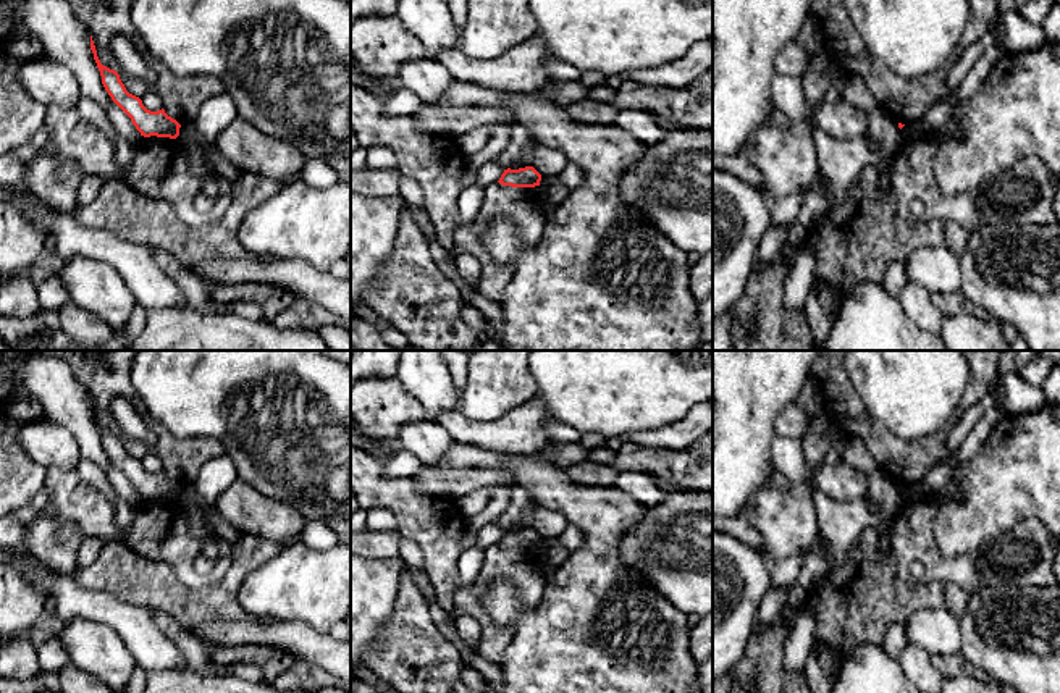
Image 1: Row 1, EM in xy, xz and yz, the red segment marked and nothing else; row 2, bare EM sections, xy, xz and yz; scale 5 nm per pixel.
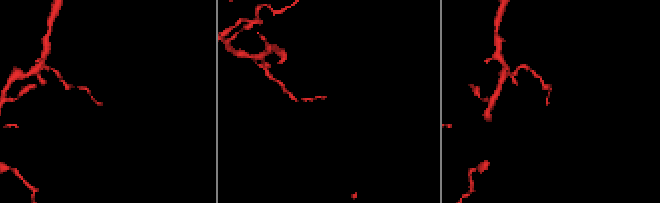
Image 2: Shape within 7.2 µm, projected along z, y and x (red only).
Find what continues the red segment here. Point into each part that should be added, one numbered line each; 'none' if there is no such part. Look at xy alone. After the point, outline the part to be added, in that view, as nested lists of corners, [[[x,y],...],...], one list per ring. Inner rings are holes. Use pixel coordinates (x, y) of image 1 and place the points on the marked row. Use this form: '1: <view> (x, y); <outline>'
none

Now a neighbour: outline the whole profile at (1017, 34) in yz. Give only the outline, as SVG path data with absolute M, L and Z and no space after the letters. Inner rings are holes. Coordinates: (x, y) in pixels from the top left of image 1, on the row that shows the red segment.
M1008 11L1000 18L1000 39L997 47L1002 53L1033 52L1045 44L1042 26L1026 21L1020 11Z

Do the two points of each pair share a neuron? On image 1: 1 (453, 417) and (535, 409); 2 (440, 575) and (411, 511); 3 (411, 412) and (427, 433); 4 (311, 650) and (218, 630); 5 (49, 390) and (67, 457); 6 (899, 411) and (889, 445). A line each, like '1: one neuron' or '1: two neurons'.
1: one neuron
2: one neuron
3: two neurons
4: one neuron
5: two neurons
6: two neurons

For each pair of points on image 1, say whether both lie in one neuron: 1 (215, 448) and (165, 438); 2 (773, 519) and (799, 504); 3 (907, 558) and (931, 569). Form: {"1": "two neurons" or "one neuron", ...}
{"1": "one neuron", "2": "one neuron", "3": "one neuron"}

